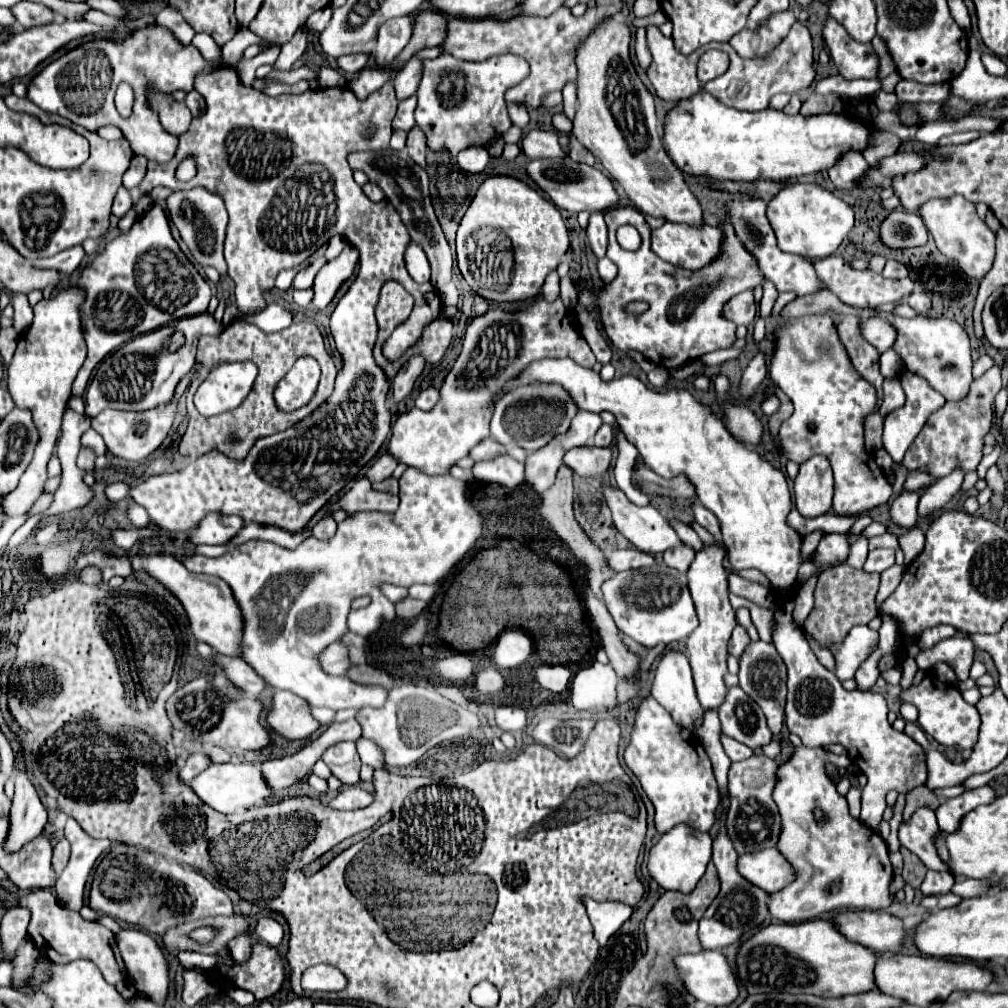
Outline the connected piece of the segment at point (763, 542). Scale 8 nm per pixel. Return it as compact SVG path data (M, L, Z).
M544 359L544 361L536 361L536 365L532 365L532 369L528 369L528 373L524 373L524 377L520 377L520 381L512 381L512 385L508 385L508 389L514 389L514 387L518 387L518 385L528 385L528 383L532 383L532 381L544 381L544 383L552 383L552 381L554 381L554 383L564 385L564 389L568 389L568 393L570 393L570 395L572 395L572 399L580 405L580 409L594 411L594 413L610 411L610 413L618 419L618 425L620 425L622 433L626 435L626 439L628 439L628 441L638 449L640 457L644 459L644 463L646 463L654 473L658 473L658 475L660 475L660 477L664 477L664 479L672 479L672 477L684 475L684 477L694 485L694 489L696 489L696 495L698 495L700 503L702 503L704 507L708 507L708 509L718 517L718 521L720 521L720 529L722 529L724 545L728 547L728 561L730 561L730 565L732 565L732 569L734 569L734 571L738 571L738 569L758 569L758 571L760 571L766 579L770 579L770 583L776 587L776 595L784 595L784 599L792 599L792 597L796 595L798 567L804 563L804 559L802 559L802 555L800 555L802 537L800 537L800 533L798 533L798 531L794 531L794 529L786 523L786 517L788 517L788 513L792 511L792 497L790 497L790 489L788 489L786 477L784 477L784 473L782 473L780 469L772 467L772 465L770 465L766 459L762 459L758 453L748 451L744 445L740 445L740 441L736 441L736 439L728 433L728 429L724 427L724 423L720 421L720 417L716 417L716 415L710 411L710 407L700 405L700 403L698 403L698 401L696 401L688 391L682 391L682 389L652 391L652 389L648 389L642 381L638 381L636 377L620 377L620 379L612 379L612 381L604 383L604 381L600 379L600 375L598 375L598 373L594 373L592 369L584 369L584 367L580 367L580 365L572 363L570 359Z

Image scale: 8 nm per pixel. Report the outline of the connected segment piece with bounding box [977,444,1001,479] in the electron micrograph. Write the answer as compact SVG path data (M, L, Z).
M997 444L989 455L984 455L977 467L977 474L980 479L985 478L987 470L997 463L1000 456L1001 447Z

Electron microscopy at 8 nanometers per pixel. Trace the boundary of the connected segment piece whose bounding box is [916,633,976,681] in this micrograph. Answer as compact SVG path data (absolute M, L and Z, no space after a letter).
M958 633L952 639L940 641L932 649L920 651L916 655L916 663L918 663L920 669L928 671L934 663L944 661L954 669L958 679L964 681L964 679L968 679L968 673L970 673L970 667L972 667L972 661L974 661L974 651L976 651L976 647L974 647L972 639L964 633Z

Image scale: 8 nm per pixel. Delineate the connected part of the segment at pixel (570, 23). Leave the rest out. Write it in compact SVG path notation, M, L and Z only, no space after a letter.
M560 7L550 17L536 15L514 15L508 19L484 17L484 19L464 19L450 17L448 37L442 45L444 53L458 57L462 61L484 61L494 55L520 55L528 61L530 73L524 81L506 91L506 101L522 103L530 109L540 105L540 99L548 91L560 91L568 81L576 81L576 49L596 27L596 7L588 7L582 17L574 17L568 7Z

